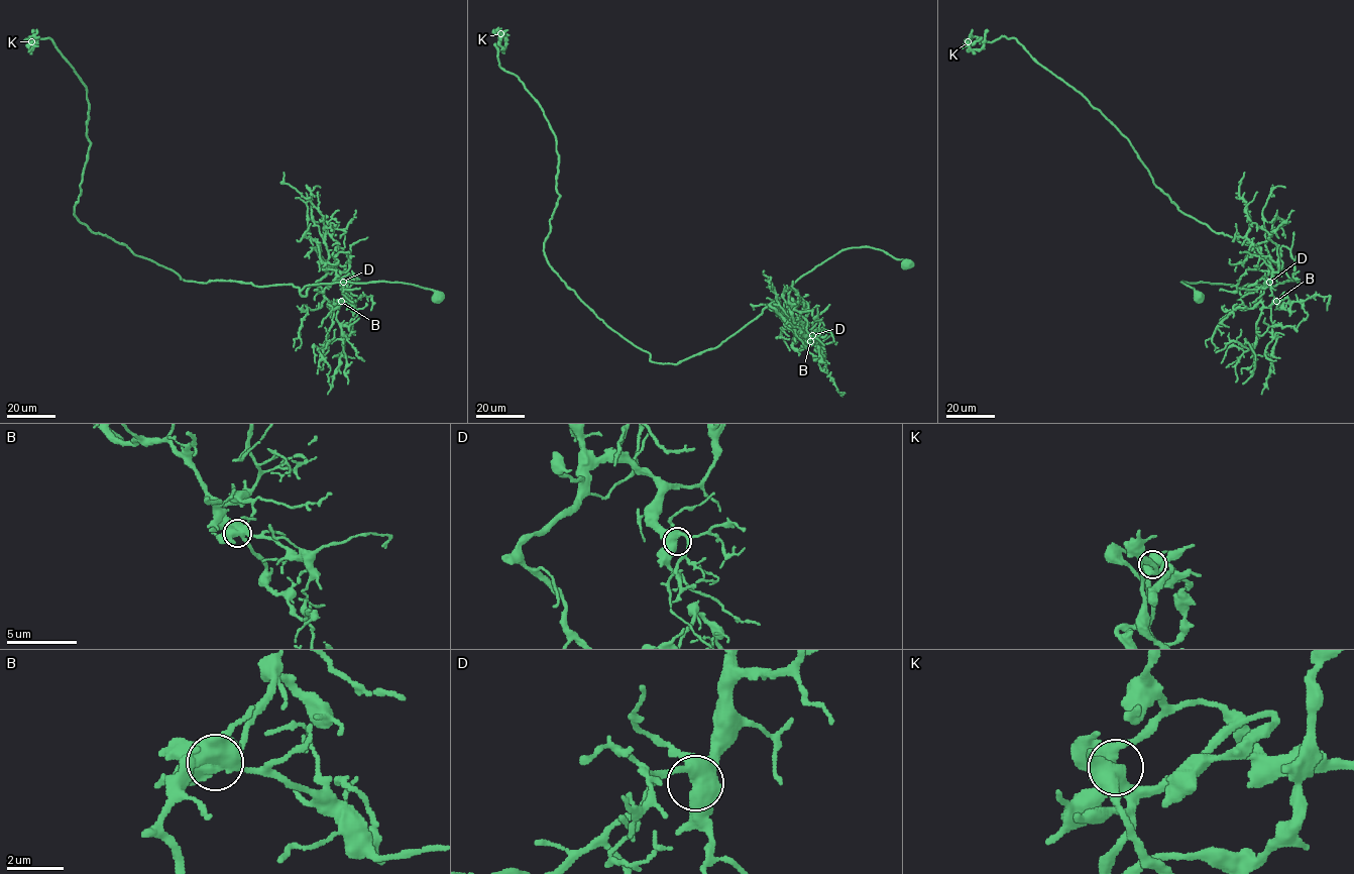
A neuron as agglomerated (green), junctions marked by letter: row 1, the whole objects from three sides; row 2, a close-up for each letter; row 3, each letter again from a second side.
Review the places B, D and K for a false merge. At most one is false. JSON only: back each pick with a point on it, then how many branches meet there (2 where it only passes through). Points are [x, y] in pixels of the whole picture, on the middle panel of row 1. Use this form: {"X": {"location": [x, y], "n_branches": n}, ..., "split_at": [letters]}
{"split_at": []}

